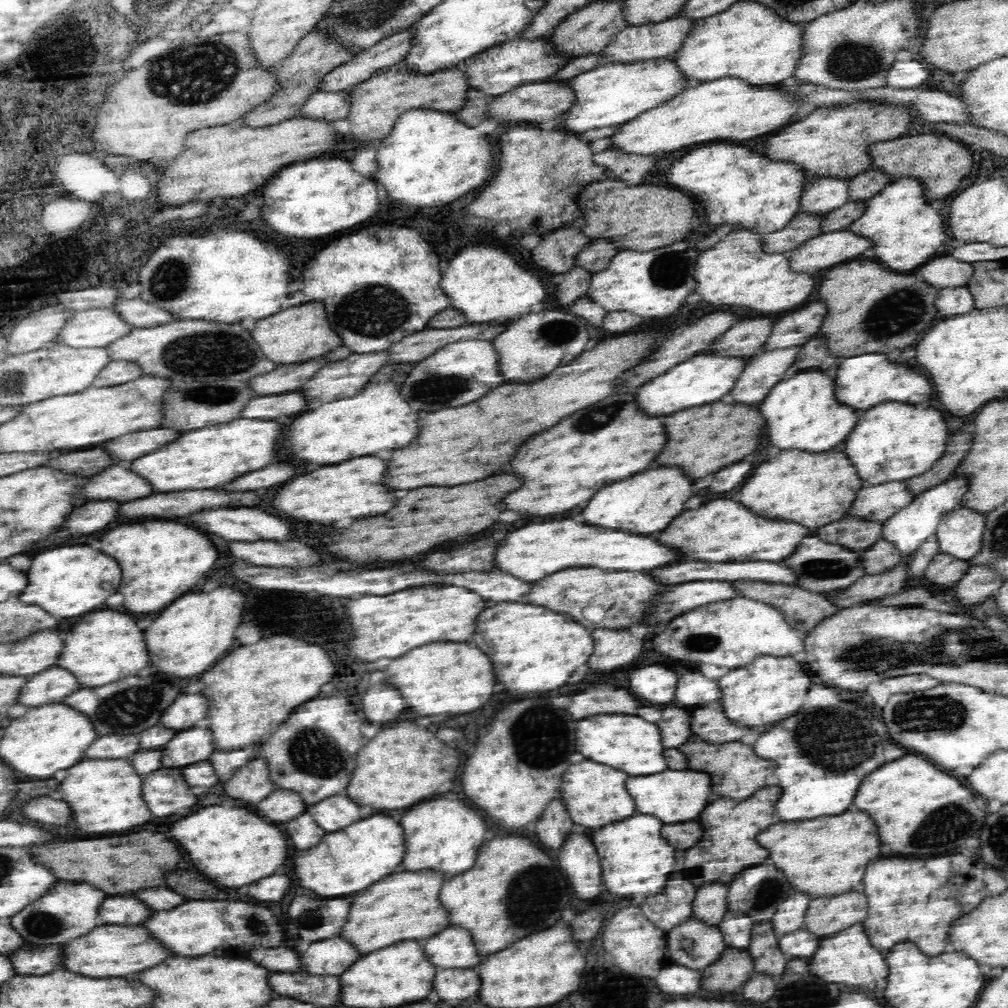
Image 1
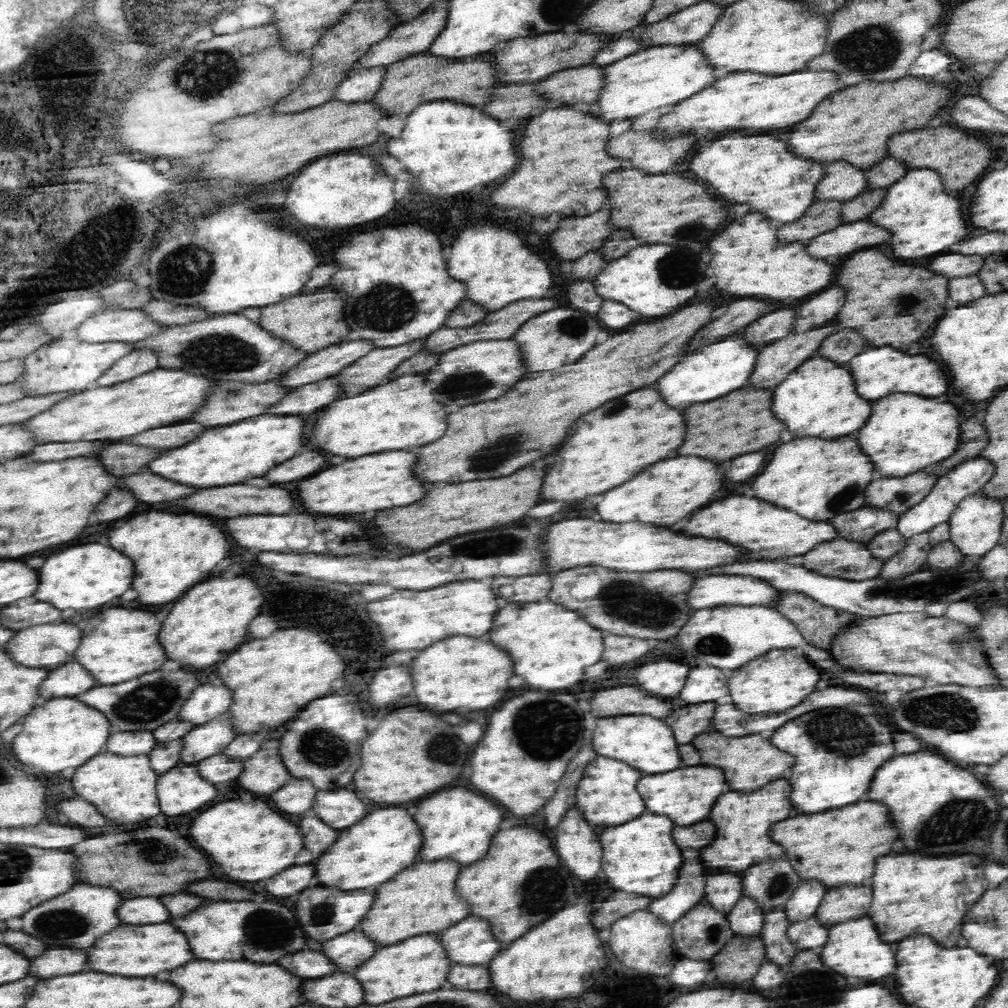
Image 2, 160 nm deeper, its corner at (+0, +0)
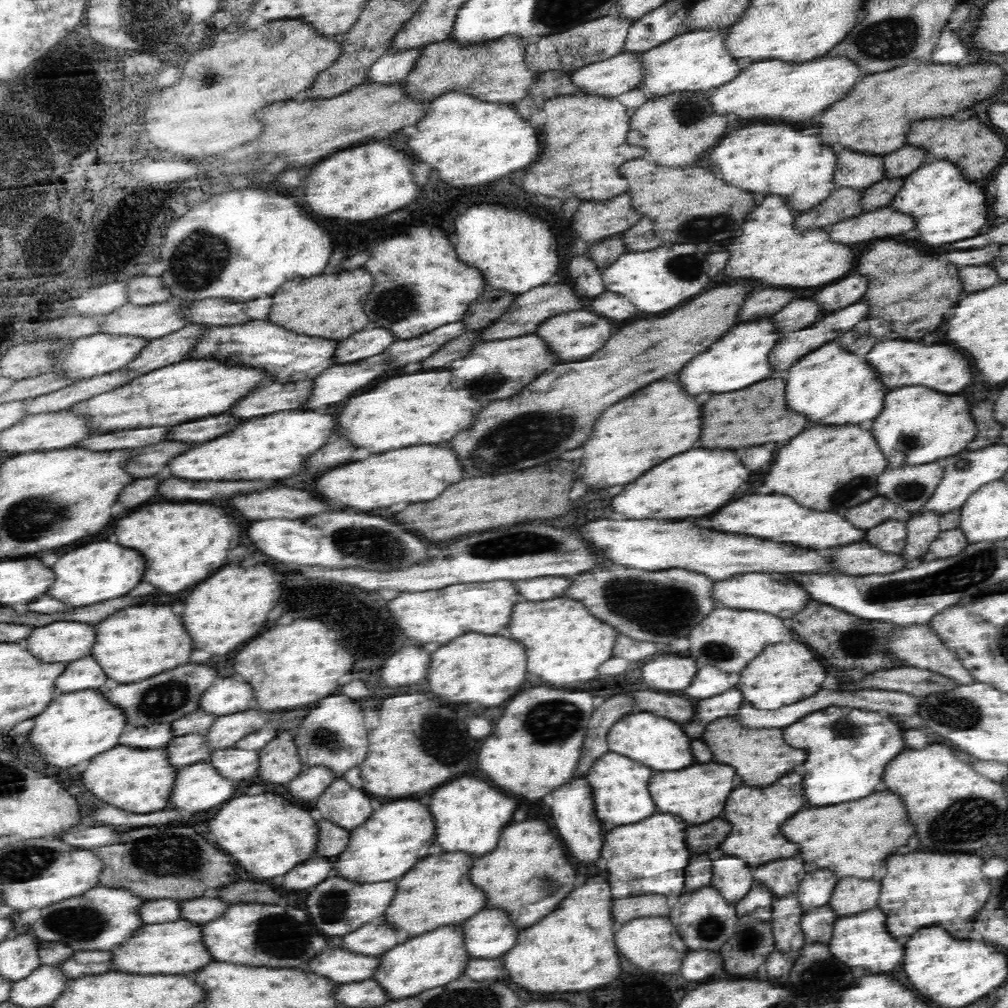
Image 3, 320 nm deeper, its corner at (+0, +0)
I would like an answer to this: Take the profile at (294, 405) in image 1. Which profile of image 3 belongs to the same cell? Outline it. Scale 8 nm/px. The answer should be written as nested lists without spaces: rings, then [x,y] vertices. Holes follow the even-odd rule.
[[[382,354],[370,356],[368,360],[356,364],[332,366],[318,378],[314,378],[314,390],[306,404],[308,410],[316,410],[322,404],[336,404],[348,396],[364,390],[364,386],[374,380],[380,372],[388,370],[388,360]]]

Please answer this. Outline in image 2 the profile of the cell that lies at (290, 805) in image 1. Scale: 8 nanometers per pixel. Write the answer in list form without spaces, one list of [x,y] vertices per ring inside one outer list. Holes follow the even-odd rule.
[[[291,778],[278,792],[272,794],[274,808],[284,814],[302,814],[312,808],[316,790],[310,780]]]

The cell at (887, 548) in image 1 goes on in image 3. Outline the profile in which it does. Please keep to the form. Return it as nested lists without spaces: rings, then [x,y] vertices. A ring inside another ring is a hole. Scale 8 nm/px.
[[[888,519],[866,531],[865,540],[887,553],[901,554],[906,546],[907,528],[904,521]]]

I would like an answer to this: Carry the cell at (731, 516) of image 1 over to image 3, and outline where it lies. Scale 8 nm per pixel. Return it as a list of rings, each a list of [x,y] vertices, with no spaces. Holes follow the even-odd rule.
[[[750,494],[742,496],[736,502],[730,502],[720,512],[710,518],[710,526],[720,532],[734,532],[734,534],[748,534],[776,542],[792,542],[802,548],[822,550],[830,546],[846,546],[865,540],[866,531],[854,528],[846,518],[838,512],[816,512],[798,506],[792,498],[780,494]]]

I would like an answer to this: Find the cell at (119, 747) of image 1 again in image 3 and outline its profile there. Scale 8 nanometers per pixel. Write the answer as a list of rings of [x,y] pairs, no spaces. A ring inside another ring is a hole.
[[[170,723],[150,724],[134,728],[132,732],[124,732],[120,736],[122,746],[134,746],[134,748],[164,748],[174,738]]]

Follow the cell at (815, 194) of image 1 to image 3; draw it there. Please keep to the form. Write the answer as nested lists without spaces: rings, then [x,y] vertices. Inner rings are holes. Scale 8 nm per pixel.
[[[841,150],[837,158],[835,189],[866,190],[884,178],[882,157]]]

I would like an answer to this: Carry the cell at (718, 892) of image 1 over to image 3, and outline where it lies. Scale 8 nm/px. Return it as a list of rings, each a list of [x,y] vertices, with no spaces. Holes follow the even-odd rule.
[[[722,856],[714,860],[712,887],[718,889],[724,901],[736,905],[753,887],[752,868],[740,858]]]

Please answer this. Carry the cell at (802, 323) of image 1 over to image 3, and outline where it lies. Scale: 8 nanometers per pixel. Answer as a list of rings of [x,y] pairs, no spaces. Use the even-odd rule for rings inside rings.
[[[850,274],[830,286],[824,286],[814,296],[814,300],[820,302],[819,312],[822,316],[826,316],[828,313],[836,312],[858,302],[862,294],[866,294],[866,278],[862,278],[860,274]]]

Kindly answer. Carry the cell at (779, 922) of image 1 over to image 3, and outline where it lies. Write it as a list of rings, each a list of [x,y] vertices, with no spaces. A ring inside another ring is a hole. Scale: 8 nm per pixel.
[[[830,870],[808,872],[795,892],[802,911],[807,912],[811,908],[828,904],[836,882],[838,882],[838,878],[834,878],[834,874],[830,874]]]

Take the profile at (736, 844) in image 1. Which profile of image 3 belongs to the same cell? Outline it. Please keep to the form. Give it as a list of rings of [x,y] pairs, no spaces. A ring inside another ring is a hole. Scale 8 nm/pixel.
[[[796,772],[782,776],[780,782],[774,782],[774,786],[768,788],[750,788],[750,786],[736,788],[730,794],[724,808],[724,818],[732,824],[732,832],[720,846],[722,852],[742,859],[751,868],[776,858],[794,856],[798,852],[798,846],[794,846],[794,842],[790,842],[788,838],[782,838],[780,828],[790,816],[802,810],[804,804],[806,798],[802,798],[802,776]]]

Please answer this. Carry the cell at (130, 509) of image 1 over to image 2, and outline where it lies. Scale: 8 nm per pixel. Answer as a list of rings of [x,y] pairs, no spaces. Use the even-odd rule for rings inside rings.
[[[234,484],[234,486],[200,490],[188,498],[178,500],[176,506],[180,506],[186,512],[196,512],[196,514],[238,518],[238,514],[288,514],[290,510],[294,510],[294,498],[286,488],[280,488],[280,486],[256,488],[256,486],[248,486],[248,484]]]

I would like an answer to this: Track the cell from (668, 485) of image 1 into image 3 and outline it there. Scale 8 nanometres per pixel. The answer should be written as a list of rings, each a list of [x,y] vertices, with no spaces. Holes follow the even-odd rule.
[[[694,448],[666,462],[654,466],[638,480],[634,480],[624,492],[612,500],[612,508],[618,514],[626,514],[630,520],[654,518],[654,520],[686,520],[708,516],[714,510],[726,506],[736,498],[736,490],[750,480],[748,468],[740,462],[732,450],[706,450]]]

